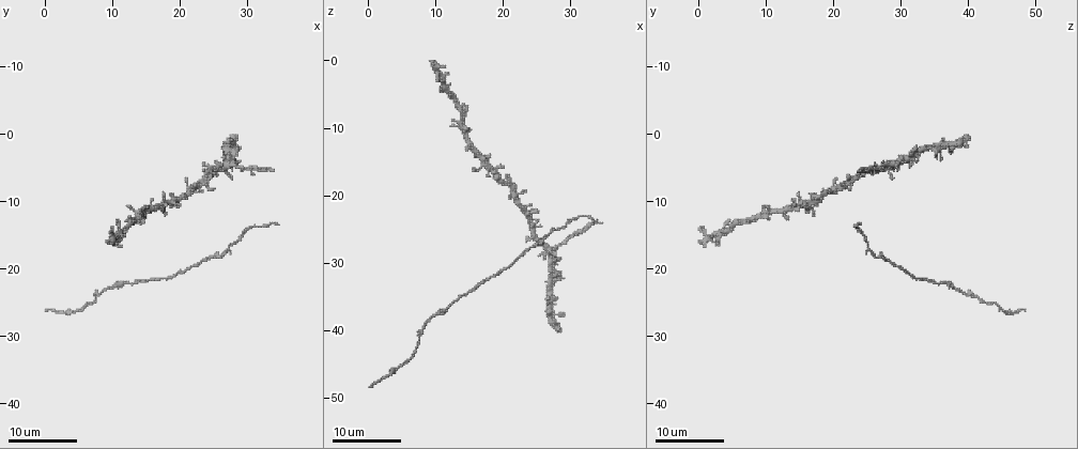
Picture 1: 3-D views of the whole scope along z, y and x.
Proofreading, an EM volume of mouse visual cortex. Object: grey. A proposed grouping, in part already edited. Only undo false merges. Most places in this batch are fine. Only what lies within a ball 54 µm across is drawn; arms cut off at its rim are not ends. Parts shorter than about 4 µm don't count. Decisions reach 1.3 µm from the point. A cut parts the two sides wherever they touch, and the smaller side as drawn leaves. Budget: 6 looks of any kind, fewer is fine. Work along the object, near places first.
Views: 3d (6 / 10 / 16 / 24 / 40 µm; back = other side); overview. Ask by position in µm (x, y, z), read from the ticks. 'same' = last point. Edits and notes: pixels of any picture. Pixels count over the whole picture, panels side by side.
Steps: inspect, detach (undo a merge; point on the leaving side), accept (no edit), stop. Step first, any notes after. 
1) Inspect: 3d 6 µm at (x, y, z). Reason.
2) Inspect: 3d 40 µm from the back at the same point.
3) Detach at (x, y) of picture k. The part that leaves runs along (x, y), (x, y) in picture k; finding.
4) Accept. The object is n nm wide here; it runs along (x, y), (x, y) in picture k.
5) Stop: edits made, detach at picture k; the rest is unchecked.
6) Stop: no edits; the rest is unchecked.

Inspect: 3d 16 µm at (23.5, 7.0, 23.0). Four arms meet.

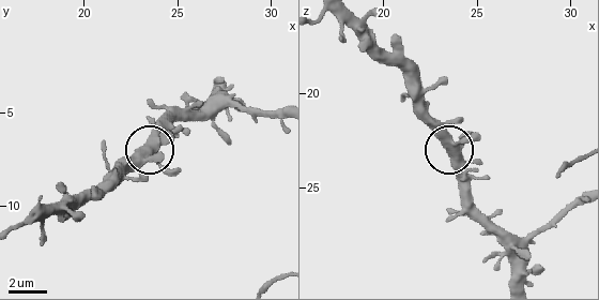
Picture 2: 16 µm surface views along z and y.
Inspect: 3d 6 µm at (23.3, 6.8, 22.6). Closer look.

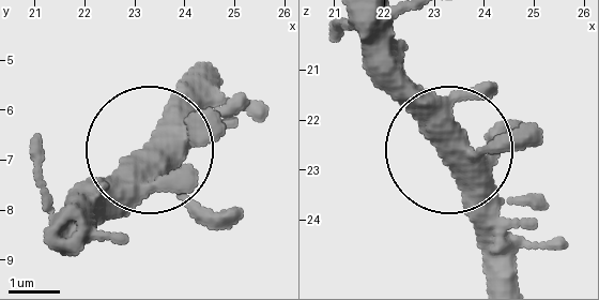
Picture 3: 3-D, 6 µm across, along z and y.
Accept. 4 arms meet here; one cell here.

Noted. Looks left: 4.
Inspect: 3d 16 µm at (28.0, 4.5, 27.5).

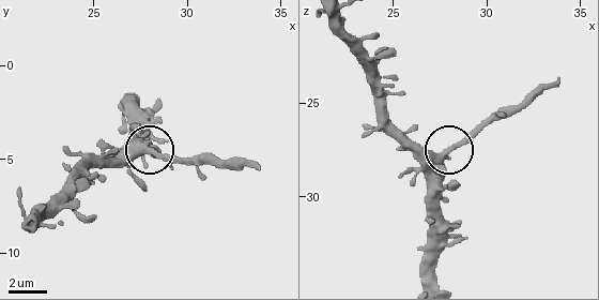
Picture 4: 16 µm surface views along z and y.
Inspect: 3d 10 µm at (27.9, 4.6, 27.7).

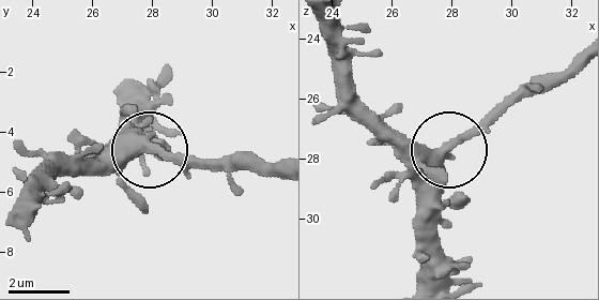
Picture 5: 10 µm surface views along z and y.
Accept. The object is 400 nm wide here; continuous, no second cell.

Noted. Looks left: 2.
Inspect: 3d 16 µm at (10.0, 23.0, 37.5).

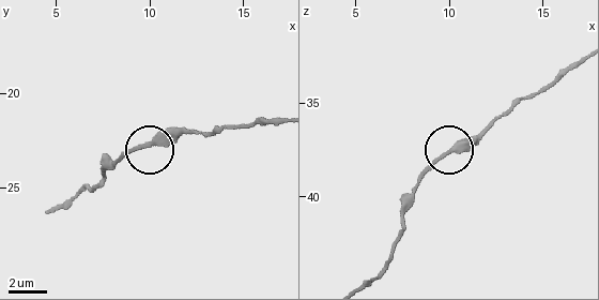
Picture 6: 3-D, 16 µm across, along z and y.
Inspect: 3d 6 µm at (9.9, 22.8, 37.7).

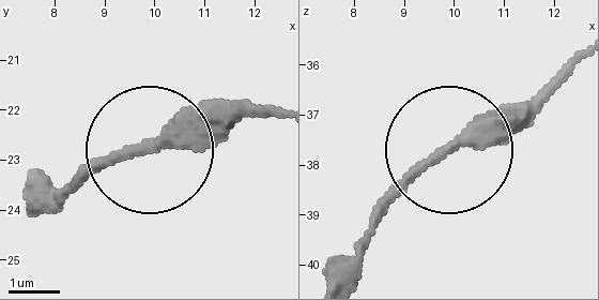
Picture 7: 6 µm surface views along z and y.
Accept. It runs along (275, 117), (185, 121), (147, 151), (96, 160), (62, 190) in picture 7; all the same cell.

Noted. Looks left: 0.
Stop: no edits; the rest is unchecked.

